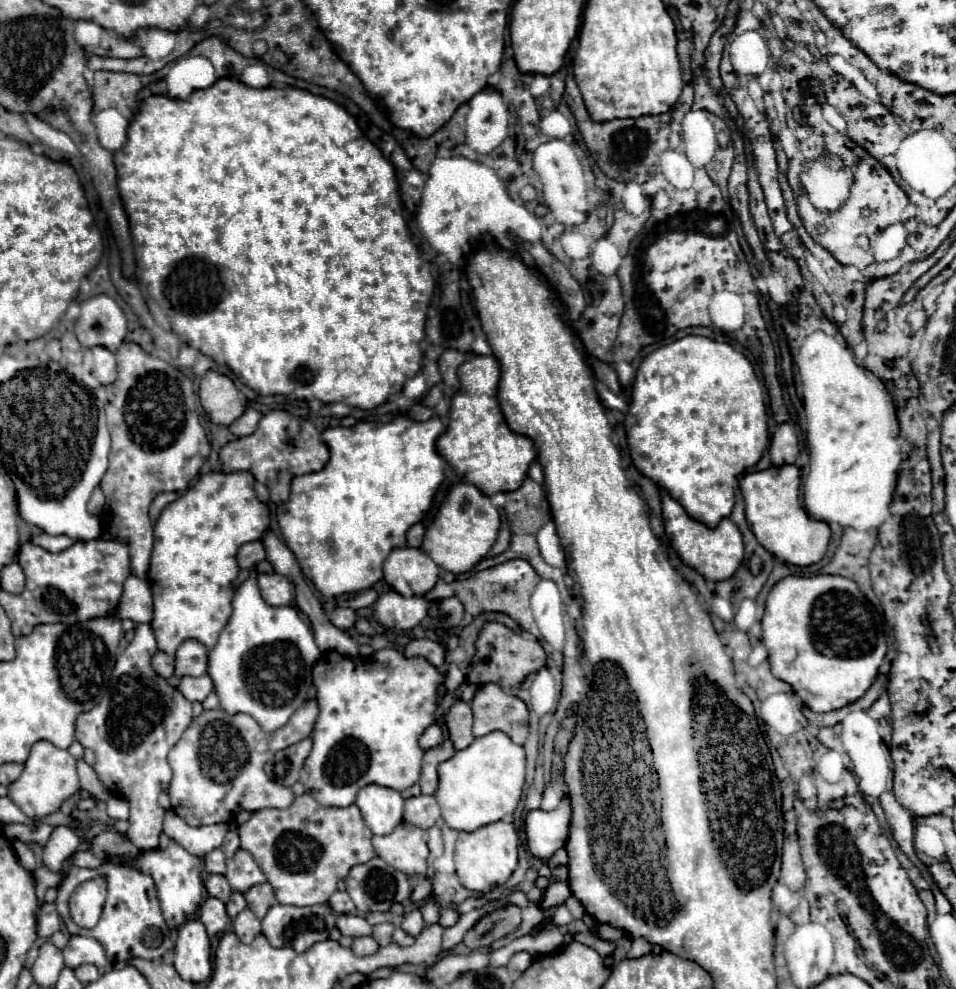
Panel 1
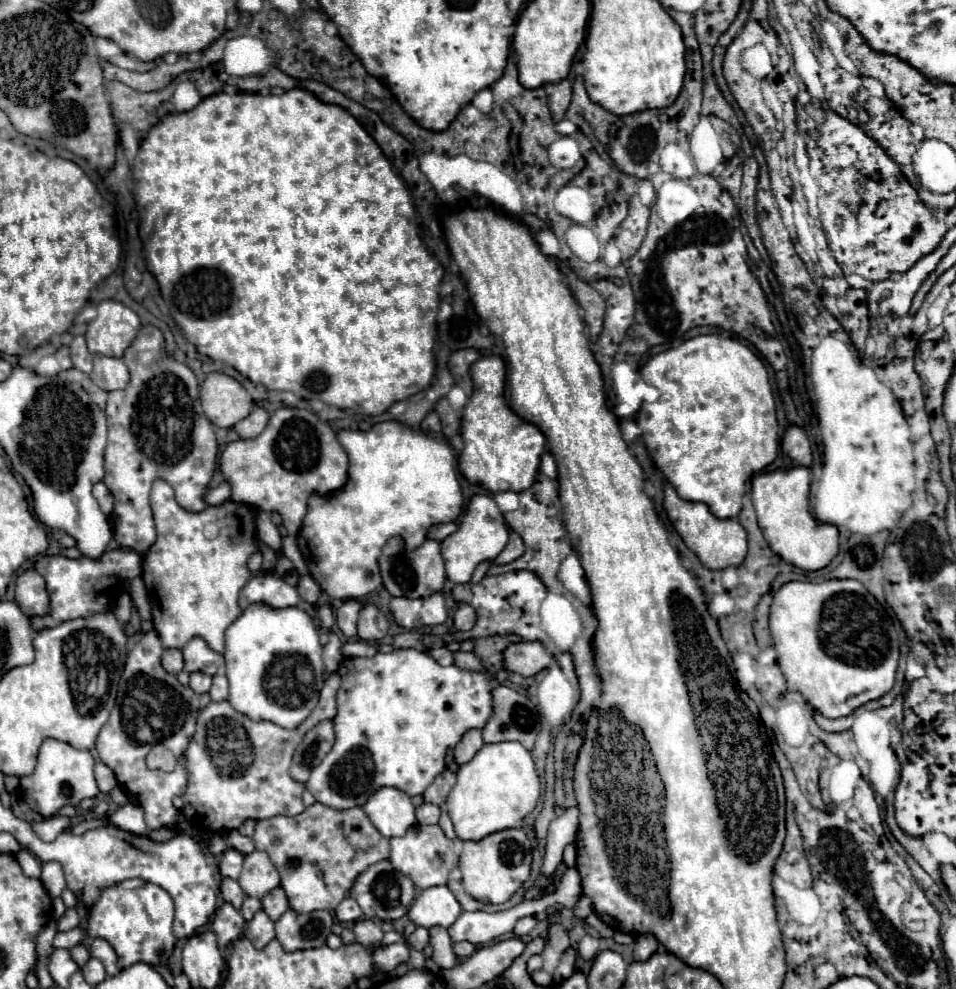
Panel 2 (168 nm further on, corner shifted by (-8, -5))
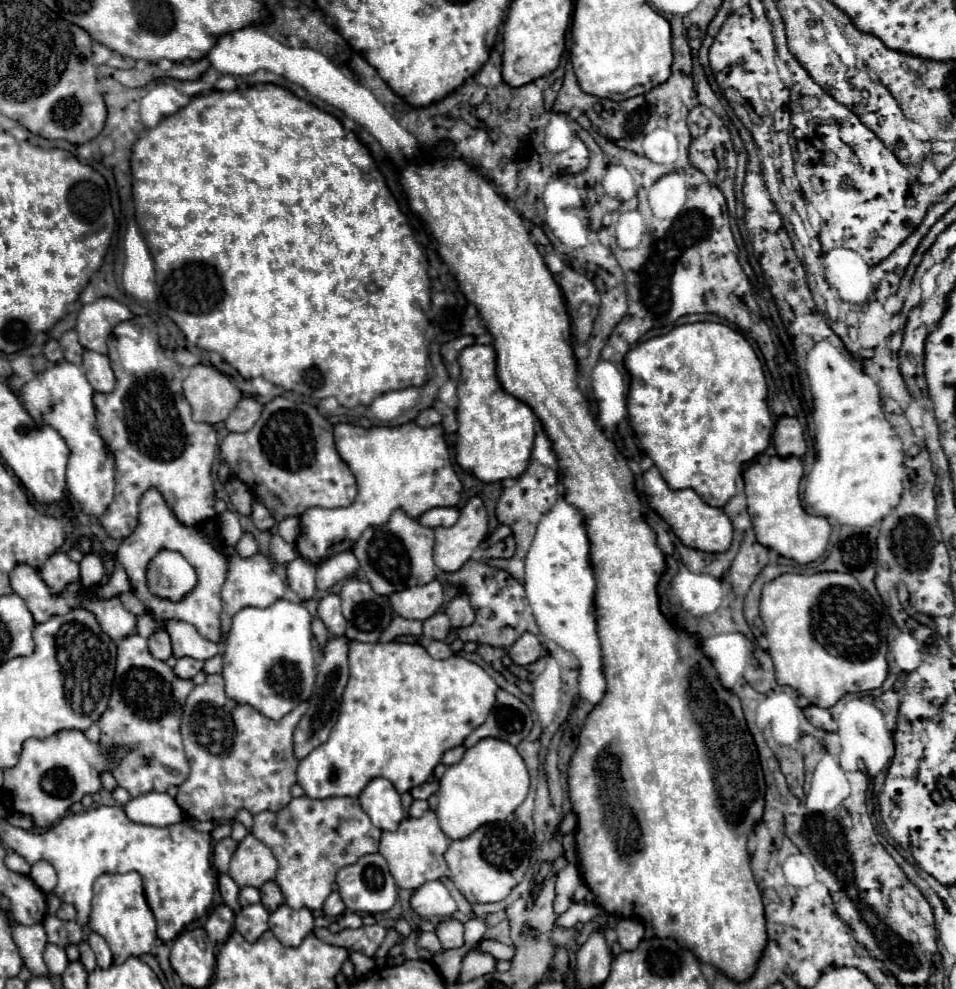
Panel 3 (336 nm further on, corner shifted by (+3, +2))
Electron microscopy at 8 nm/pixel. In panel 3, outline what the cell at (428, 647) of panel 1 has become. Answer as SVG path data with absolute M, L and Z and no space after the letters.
M433 640L429 646L427 646L427 652L433 656L433 658L449 658L453 656L453 650L449 648L447 642L437 642Z

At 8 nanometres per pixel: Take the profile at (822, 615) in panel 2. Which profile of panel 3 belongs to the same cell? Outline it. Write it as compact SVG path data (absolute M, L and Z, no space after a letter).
M819 572L819 574L781 574L779 578L767 582L763 586L763 596L761 596L761 620L765 624L765 636L769 640L769 654L773 658L775 664L775 678L777 684L781 686L791 686L793 690L797 690L801 696L805 696L811 704L819 706L819 708L831 708L837 704L837 700L849 692L865 692L865 690L873 690L879 688L885 678L887 678L887 628L881 622L879 614L875 612L873 604L871 604L871 596L865 592L865 588L861 588L861 584L857 582L855 576L849 574L841 574L841 572Z

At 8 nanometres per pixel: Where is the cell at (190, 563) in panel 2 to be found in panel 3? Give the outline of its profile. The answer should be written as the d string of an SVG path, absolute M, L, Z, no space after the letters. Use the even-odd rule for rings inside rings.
M155 488L145 492L139 506L147 506L139 512L139 526L129 538L123 540L123 544L117 550L117 560L129 576L133 594L149 608L149 612L157 620L183 620L183 622L189 622L197 628L197 632L203 638L207 638L211 642L221 642L221 628L219 628L221 596L219 596L219 592L221 592L221 586L223 586L225 576L227 576L227 560L221 554L221 540L217 536L217 522L209 520L209 522L205 522L197 528L183 526L181 522L177 522L173 512L167 508L163 496ZM163 548L181 552L197 572L197 588L193 588L193 592L189 592L189 596L185 596L181 602L161 600L161 598L153 596L147 590L147 584L145 584L147 564Z

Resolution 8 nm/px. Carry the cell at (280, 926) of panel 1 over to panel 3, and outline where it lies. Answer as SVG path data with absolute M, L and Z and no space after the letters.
M281 904L281 908L275 910L275 912L269 916L269 928L271 928L271 932L279 938L281 944L285 944L285 946L299 946L301 940L313 930L313 914L311 914L311 910L307 910L307 908L293 910L293 908L289 908L287 904Z

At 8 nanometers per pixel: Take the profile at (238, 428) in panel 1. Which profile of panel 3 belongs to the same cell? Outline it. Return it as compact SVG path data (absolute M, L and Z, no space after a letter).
M245 396L237 408L229 414L229 418L225 420L225 426L229 432L247 432L249 428L253 428L253 424L259 420L261 416L261 408L263 404L257 402L251 396Z

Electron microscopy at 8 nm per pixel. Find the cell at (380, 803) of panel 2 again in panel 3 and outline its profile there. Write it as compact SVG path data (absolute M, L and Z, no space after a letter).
M373 778L359 796L361 808L371 818L373 826L381 830L397 830L405 818L399 792L385 778Z

